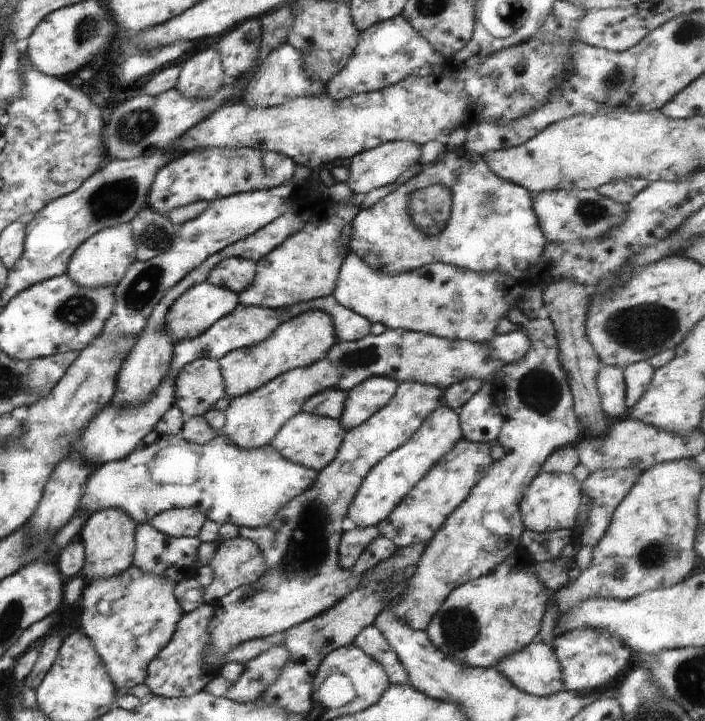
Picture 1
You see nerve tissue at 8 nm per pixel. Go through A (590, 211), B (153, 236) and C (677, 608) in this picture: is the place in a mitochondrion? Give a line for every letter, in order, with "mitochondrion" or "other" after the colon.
A: mitochondrion
B: mitochondrion
C: other

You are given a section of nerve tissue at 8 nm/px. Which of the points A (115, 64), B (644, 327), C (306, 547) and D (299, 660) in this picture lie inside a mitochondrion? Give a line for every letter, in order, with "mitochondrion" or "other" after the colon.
A: other
B: mitochondrion
C: mitochondrion
D: mitochondrion

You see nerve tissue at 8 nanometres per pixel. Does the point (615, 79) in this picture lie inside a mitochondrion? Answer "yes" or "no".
yes

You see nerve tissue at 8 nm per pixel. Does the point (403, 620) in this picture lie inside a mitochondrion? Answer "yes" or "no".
no

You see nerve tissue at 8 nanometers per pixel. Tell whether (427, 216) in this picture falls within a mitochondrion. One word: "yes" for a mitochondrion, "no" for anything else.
yes

